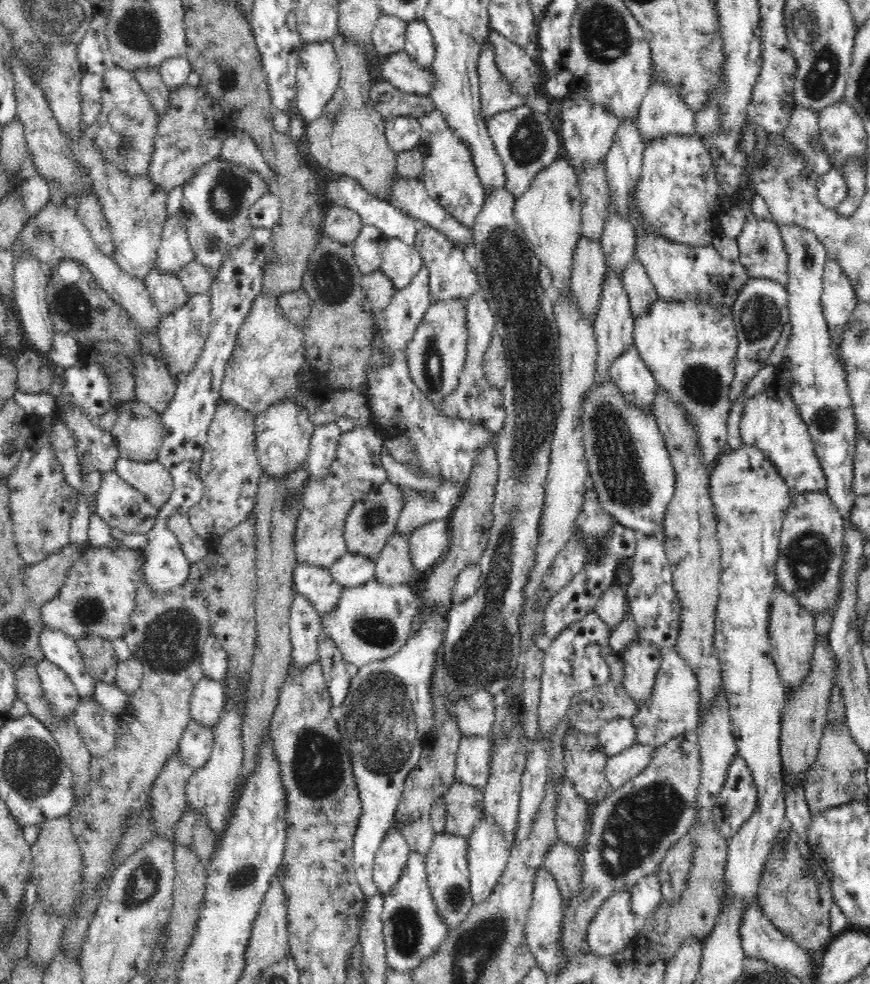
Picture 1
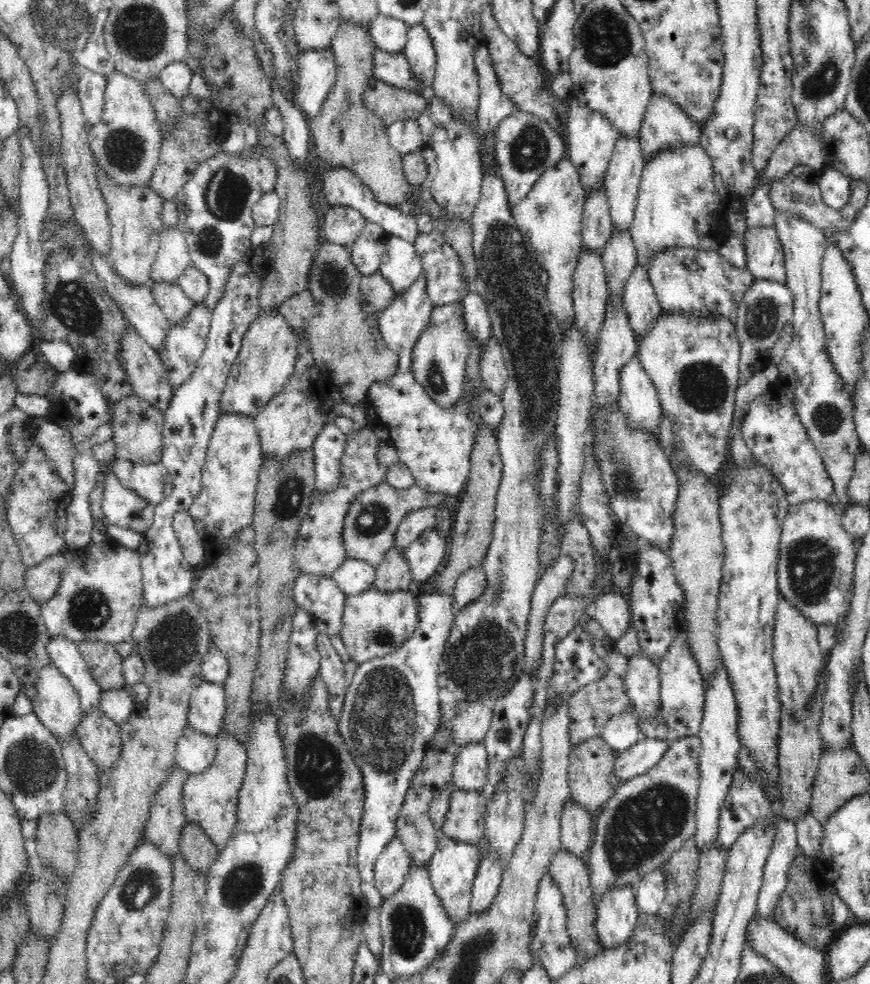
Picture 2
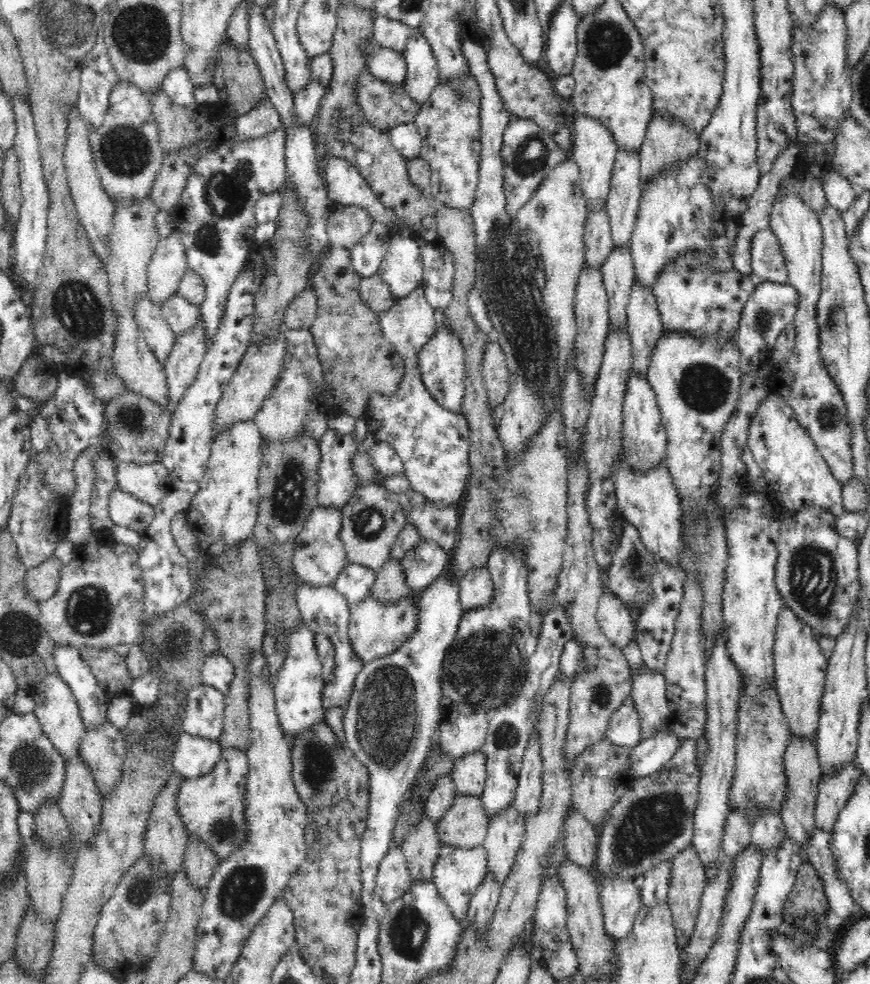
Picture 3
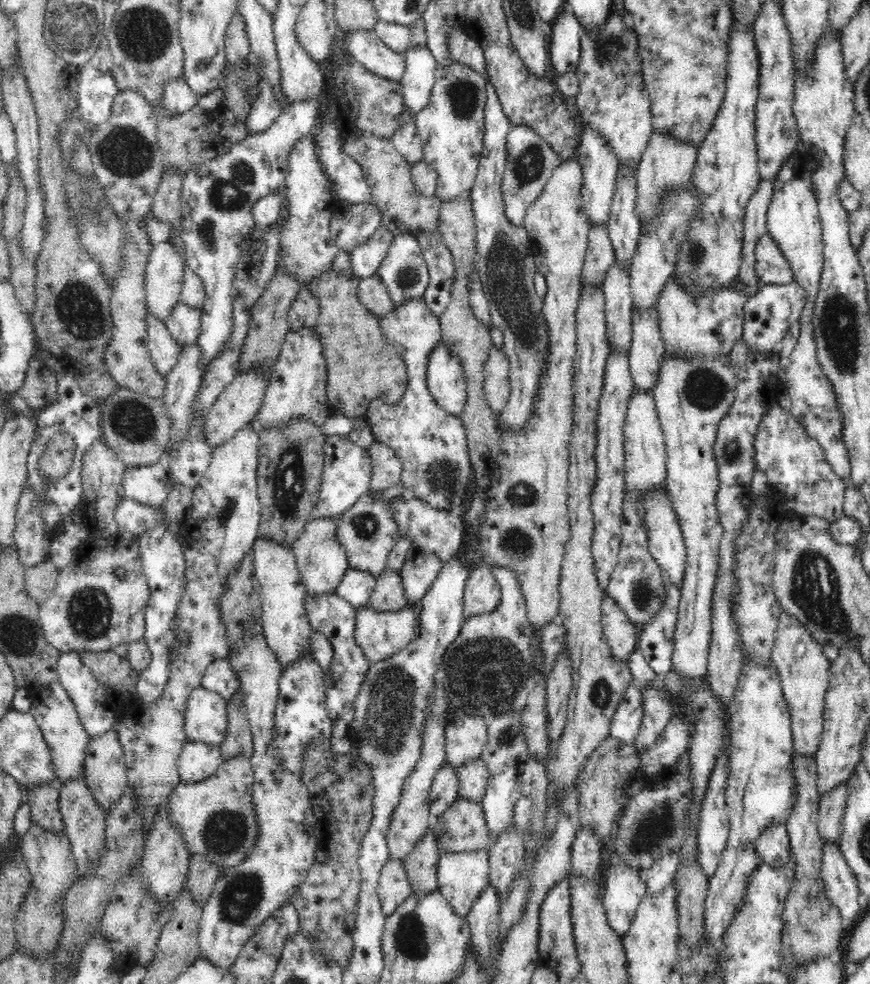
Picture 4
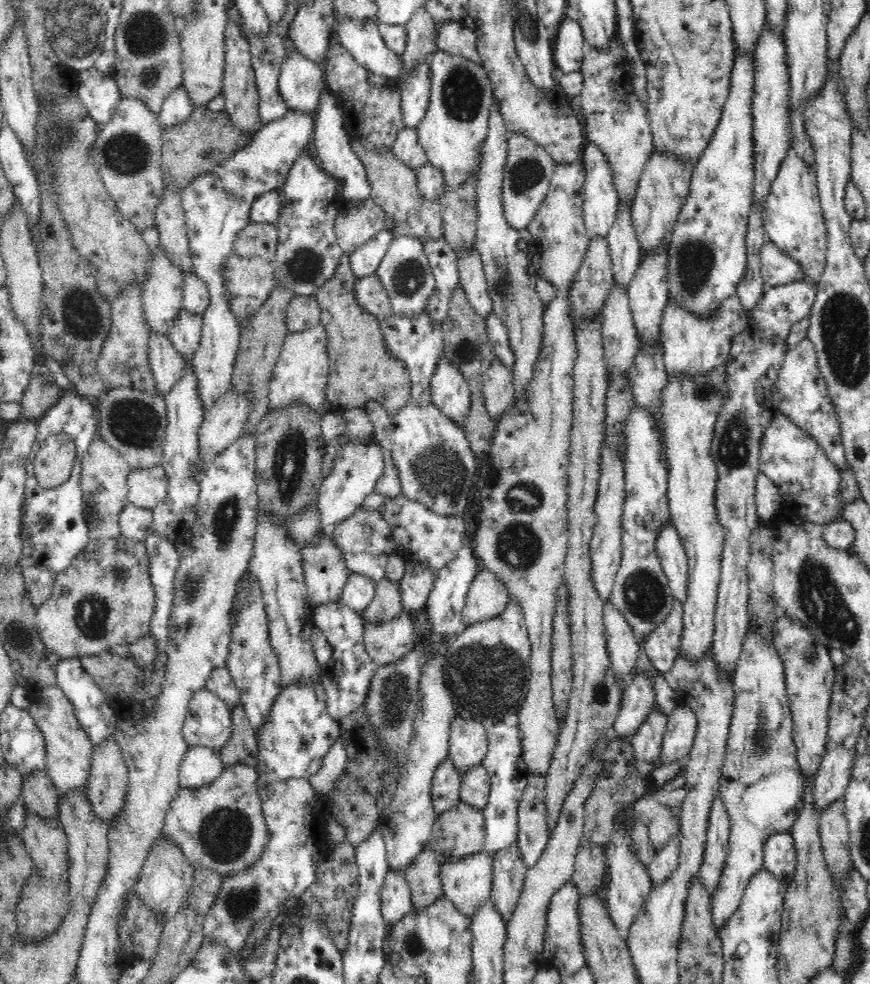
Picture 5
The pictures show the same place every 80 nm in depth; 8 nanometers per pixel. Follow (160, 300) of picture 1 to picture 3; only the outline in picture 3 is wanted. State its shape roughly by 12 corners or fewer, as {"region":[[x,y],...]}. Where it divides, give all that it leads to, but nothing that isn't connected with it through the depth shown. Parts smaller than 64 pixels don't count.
{"region":[[179,292],[161,309],[175,335],[191,331],[200,308]]}

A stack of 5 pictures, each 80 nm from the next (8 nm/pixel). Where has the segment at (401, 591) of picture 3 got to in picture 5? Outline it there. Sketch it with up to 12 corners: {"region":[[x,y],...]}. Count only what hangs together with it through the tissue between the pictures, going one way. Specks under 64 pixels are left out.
{"region":[[384,576],[361,616],[365,624],[398,618],[400,585]]}

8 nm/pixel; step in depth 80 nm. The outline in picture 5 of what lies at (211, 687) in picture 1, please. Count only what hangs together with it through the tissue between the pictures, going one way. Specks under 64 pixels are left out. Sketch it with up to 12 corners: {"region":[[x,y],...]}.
{"region":[[204,688],[189,702],[188,746],[220,749],[232,712]]}

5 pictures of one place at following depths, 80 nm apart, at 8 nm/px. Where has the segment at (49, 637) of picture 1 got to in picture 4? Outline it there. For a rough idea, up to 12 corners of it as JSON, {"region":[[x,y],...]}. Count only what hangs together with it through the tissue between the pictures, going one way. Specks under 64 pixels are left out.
{"region":[[61,652],[60,683],[90,737],[117,718],[79,652]]}

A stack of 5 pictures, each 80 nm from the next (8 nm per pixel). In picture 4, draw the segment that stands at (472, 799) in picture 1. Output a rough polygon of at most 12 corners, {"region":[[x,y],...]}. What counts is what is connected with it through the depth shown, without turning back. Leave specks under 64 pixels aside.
{"region":[[458,797],[432,828],[440,854],[487,849],[481,803]]}

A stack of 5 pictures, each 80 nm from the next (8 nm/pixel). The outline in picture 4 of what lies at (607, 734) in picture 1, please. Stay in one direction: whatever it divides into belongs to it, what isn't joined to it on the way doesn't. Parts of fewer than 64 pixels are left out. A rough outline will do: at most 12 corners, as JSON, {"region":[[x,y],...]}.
{"region":[[633,682],[611,718],[609,736],[635,744],[643,716],[641,688]]}

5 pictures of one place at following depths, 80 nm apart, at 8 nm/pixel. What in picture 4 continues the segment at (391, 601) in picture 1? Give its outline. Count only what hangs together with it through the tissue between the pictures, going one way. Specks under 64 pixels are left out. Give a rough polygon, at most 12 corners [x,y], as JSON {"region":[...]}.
{"region":[[356,608],[354,640],[371,663],[417,637],[418,609]]}

